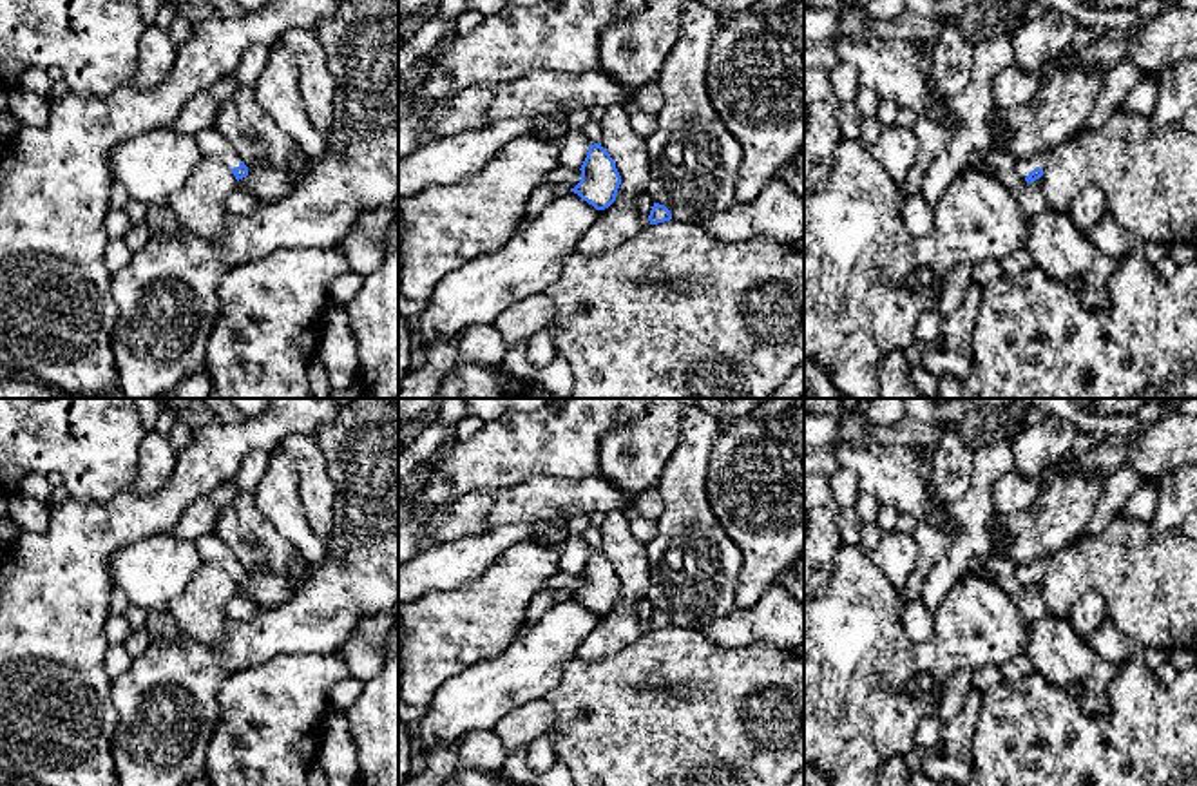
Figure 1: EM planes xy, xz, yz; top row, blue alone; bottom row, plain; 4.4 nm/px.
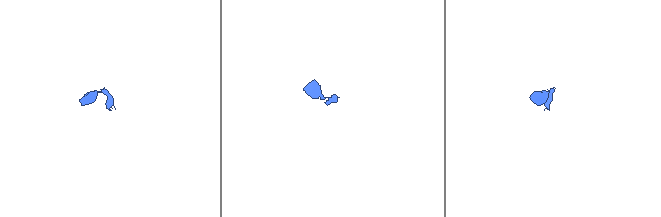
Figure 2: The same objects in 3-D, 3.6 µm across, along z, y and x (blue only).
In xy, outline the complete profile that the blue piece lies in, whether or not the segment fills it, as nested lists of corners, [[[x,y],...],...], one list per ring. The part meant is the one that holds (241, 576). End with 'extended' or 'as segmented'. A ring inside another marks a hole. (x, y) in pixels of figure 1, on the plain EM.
[[[215,532],[197,538],[196,547],[203,561],[210,561],[225,569],[237,587],[248,581],[248,572],[239,565],[228,545]]] | extended

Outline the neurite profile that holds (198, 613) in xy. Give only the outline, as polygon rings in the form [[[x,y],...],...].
[[[203,561],[183,594],[167,610],[181,637],[201,645],[221,645],[228,621],[225,607],[235,592],[237,585],[225,569]]]

